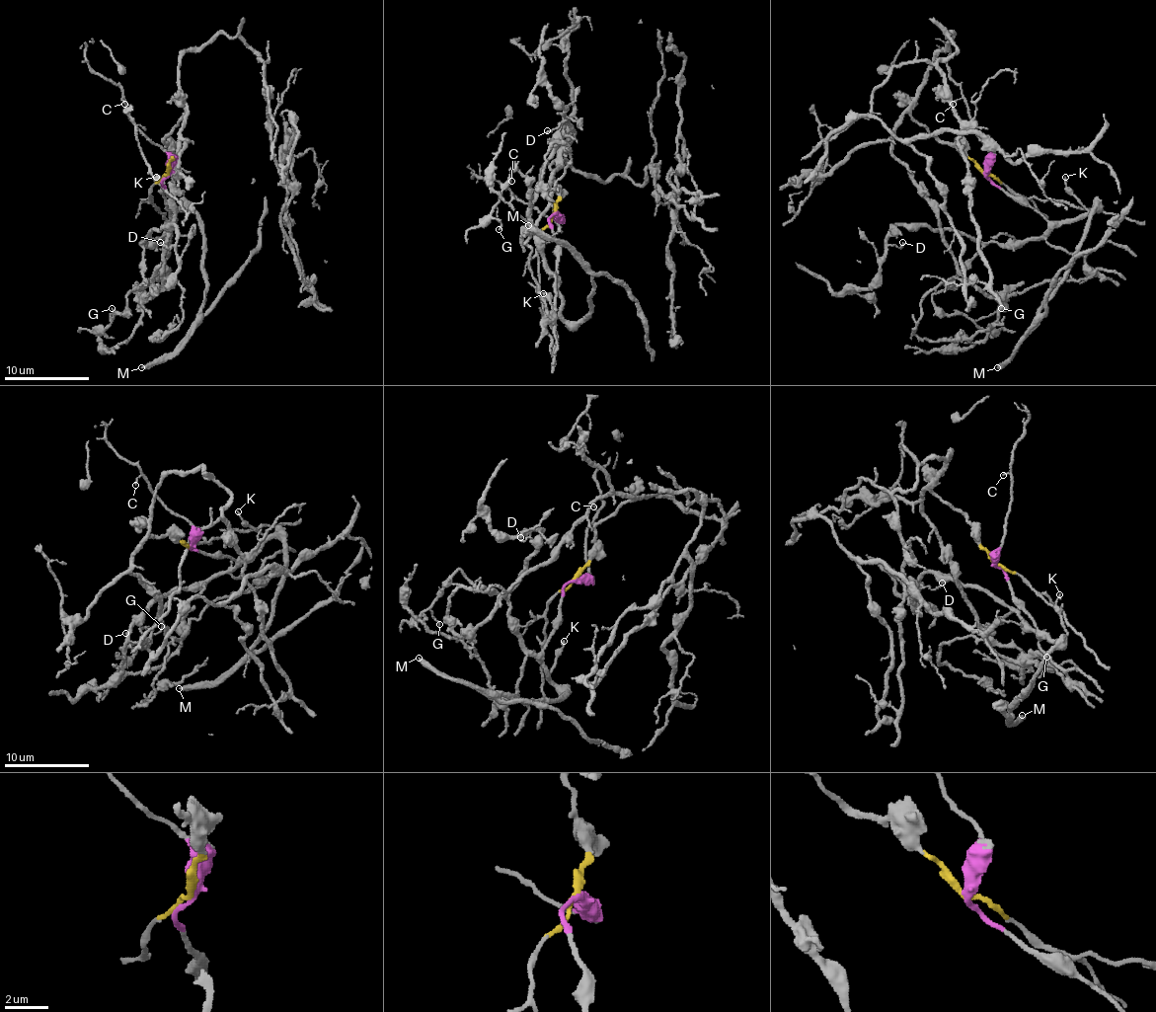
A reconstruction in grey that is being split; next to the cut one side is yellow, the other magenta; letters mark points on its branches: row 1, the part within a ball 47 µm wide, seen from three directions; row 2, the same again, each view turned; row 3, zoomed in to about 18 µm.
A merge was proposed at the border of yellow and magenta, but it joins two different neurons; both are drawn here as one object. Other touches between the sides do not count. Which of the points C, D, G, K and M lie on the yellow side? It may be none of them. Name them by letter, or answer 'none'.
none

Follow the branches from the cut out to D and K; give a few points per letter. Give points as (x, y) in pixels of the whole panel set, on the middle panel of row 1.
D: (555, 211), (549, 224), (557, 244), (557, 275), (547, 267), (530, 203), (564, 115), (547, 131)
K: (555, 211), (549, 224), (557, 244), (562, 309), (557, 316), (549, 294), (542, 292)

